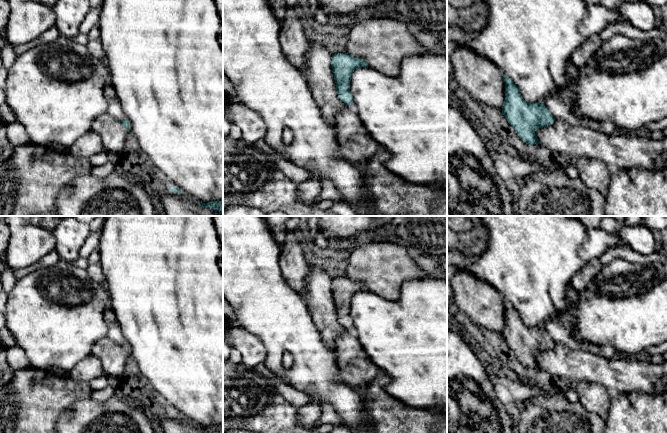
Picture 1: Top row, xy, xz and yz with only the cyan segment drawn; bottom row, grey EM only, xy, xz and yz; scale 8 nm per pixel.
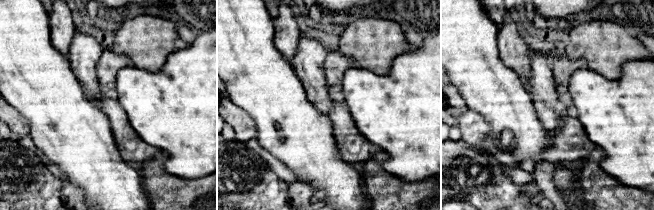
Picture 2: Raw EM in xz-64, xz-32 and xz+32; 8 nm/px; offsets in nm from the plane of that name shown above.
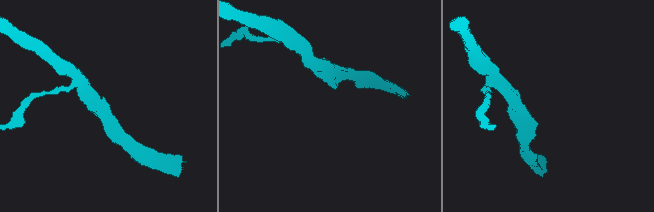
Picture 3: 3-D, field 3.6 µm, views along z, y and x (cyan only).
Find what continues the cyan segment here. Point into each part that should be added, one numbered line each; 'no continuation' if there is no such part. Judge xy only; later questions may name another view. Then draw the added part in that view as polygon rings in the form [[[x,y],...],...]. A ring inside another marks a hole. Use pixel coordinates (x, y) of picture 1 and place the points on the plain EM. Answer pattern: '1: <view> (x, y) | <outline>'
no continuation

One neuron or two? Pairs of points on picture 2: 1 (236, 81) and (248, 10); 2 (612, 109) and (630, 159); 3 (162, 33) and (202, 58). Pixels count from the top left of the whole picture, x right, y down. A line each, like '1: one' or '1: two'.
1: one
2: one
3: two

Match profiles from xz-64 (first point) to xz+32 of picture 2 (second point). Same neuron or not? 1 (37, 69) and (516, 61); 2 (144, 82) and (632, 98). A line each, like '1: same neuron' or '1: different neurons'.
1: different neurons
2: same neuron

